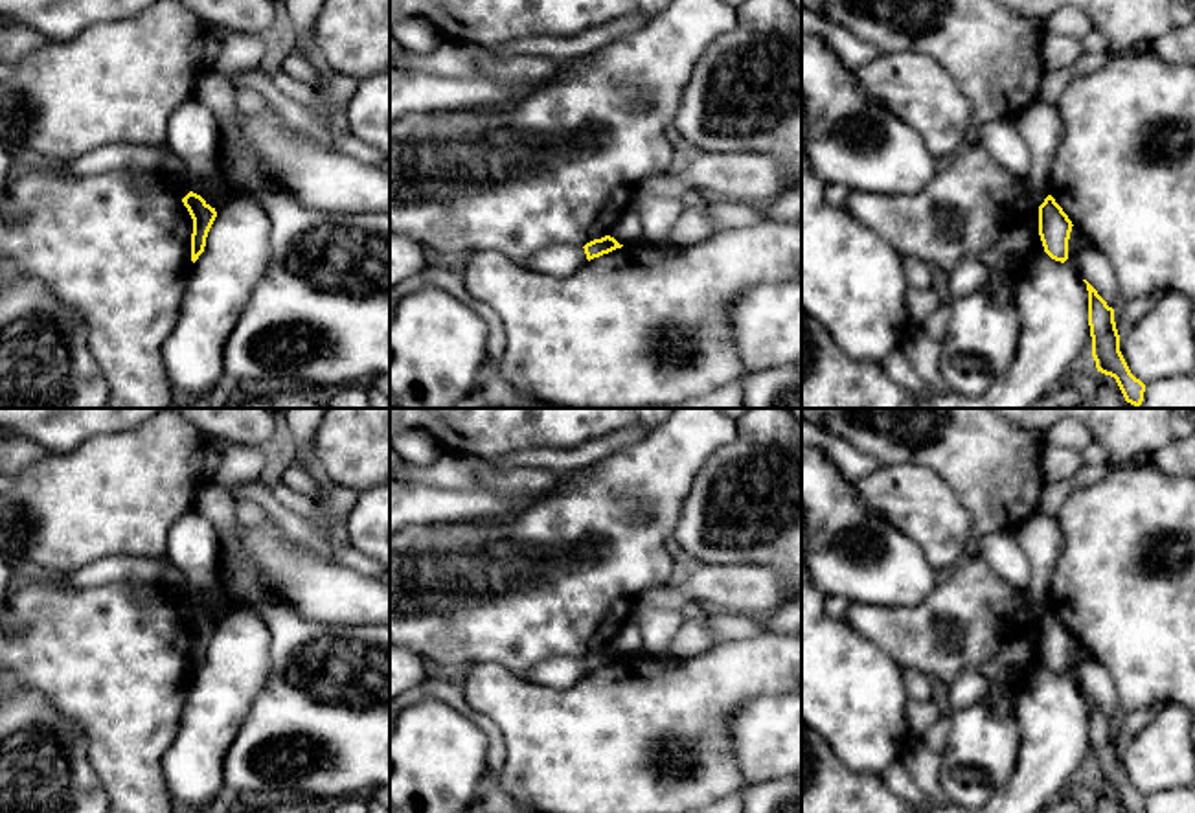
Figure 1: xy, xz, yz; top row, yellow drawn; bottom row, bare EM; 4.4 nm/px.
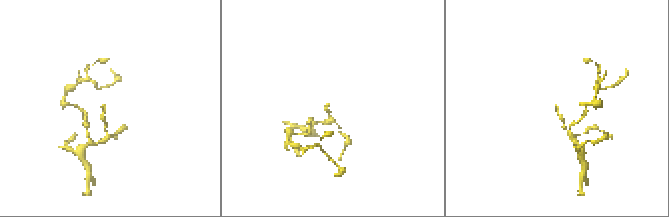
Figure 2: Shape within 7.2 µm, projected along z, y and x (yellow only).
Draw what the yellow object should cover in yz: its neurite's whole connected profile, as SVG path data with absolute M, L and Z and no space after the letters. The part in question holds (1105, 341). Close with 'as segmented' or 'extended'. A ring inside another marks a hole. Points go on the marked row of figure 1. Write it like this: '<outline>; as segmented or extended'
M1087 280L1083 281L1088 291L1088 326L1096 368L1098 372L1116 379L1127 403L1140 406L1144 401L1145 384L1131 373L1120 351L1114 309L1107 305L1107 302Z; as segmented

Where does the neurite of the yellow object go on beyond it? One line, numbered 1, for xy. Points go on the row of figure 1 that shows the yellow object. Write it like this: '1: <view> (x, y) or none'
1: none

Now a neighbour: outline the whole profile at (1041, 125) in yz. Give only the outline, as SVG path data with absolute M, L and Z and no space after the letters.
M1033 103L1017 118L1017 123L1031 153L1031 167L1026 177L1026 186L1030 200L1039 210L1050 195L1052 162L1063 142L1063 120L1057 103Z

